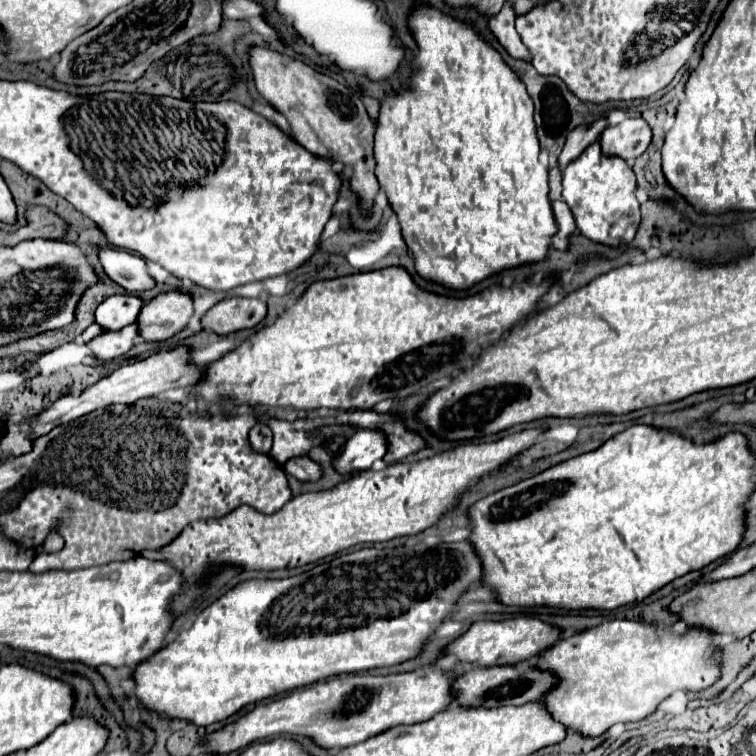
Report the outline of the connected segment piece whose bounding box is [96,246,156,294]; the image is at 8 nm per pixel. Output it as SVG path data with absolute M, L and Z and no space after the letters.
M96 246L96 250L104 272L128 292L136 294L136 292L154 288L156 282L148 274L144 258L114 246Z

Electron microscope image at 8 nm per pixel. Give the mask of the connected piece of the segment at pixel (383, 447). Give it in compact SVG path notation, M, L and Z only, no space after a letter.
M356 430L344 446L344 452L334 460L340 474L368 470L388 452L388 436L384 430Z

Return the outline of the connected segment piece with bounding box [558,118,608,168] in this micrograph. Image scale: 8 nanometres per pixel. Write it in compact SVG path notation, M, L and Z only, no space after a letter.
M600 118L600 120L596 120L596 122L590 124L590 126L586 126L586 124L576 126L576 130L572 130L572 132L568 134L566 146L564 146L564 150L562 150L560 158L558 158L558 160L560 160L560 168L564 168L570 160L578 158L580 152L582 152L588 144L596 142L606 126L608 126L608 118Z

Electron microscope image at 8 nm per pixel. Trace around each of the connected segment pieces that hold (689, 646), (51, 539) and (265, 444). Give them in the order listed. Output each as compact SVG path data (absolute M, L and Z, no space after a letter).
M616 618L612 622L586 628L562 638L552 646L552 650L546 650L544 656L536 660L538 668L560 674L558 686L544 696L544 702L558 722L566 724L570 730L582 732L584 736L598 736L618 722L644 720L676 690L696 692L720 680L720 648L714 644L714 636L716 634L708 634L708 630L684 630L684 622L660 626L656 622L628 618Z
M50 534L44 542L42 542L42 546L38 548L40 552L58 552L60 548L64 548L64 539L60 538L58 534Z
M256 424L256 426L250 430L248 440L250 440L252 450L262 452L262 454L268 454L268 452L270 452L270 444L272 444L272 432L270 432L270 428L264 426L264 424Z

